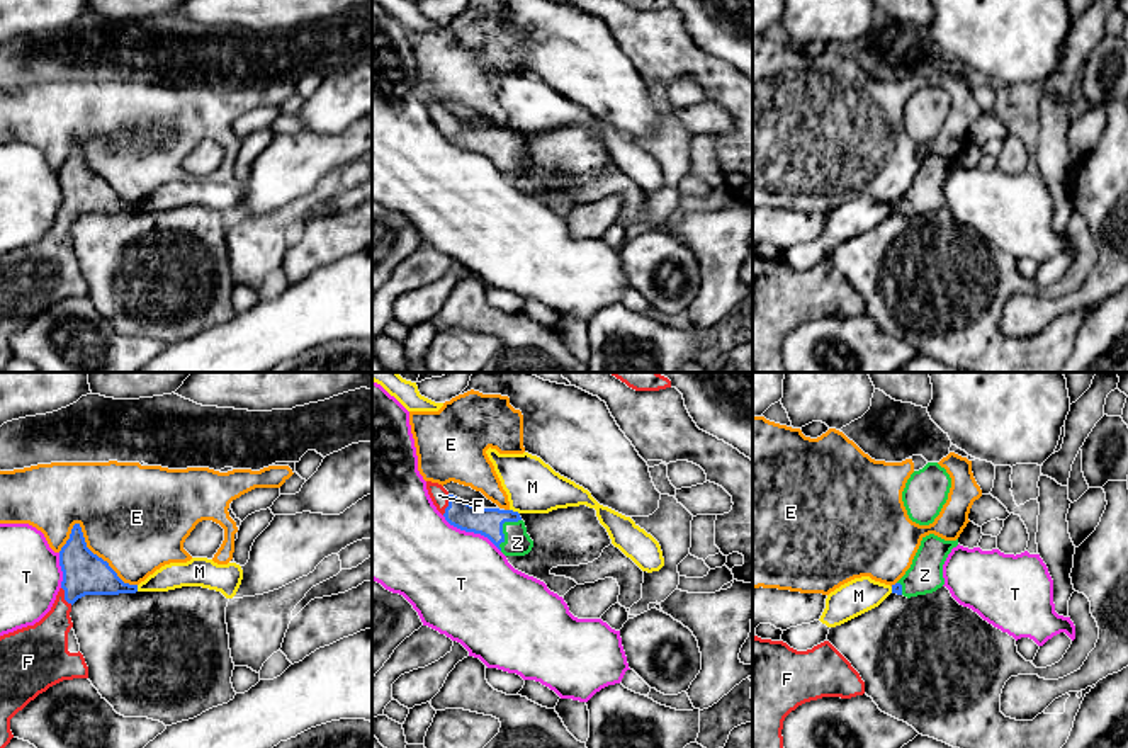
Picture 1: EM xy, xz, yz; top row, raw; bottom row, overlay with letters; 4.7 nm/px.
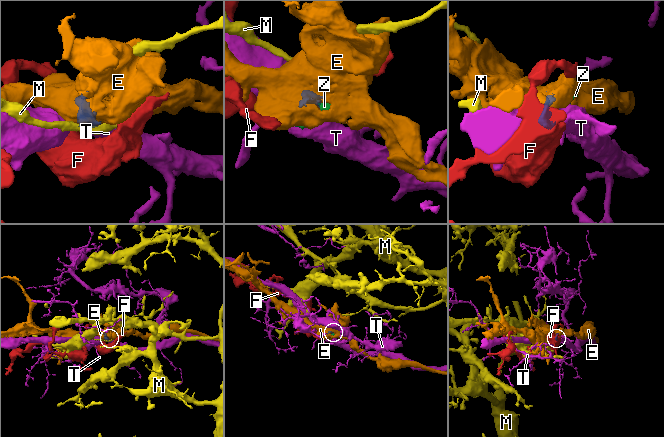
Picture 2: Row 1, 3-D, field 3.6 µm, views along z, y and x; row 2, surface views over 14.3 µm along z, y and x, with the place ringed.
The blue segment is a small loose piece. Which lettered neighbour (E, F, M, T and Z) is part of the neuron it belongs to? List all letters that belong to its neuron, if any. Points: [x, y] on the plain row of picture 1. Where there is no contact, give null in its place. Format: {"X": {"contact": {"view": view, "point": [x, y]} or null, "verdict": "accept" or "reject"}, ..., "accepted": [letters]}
{"E": {"contact": {"view": "xy", "point": [97, 175]}, "verdict": "reject"}, "F": {"contact": {"view": "xz", "point": [449, 124]}, "verdict": "accept"}, "M": {"contact": {"view": "xz", "point": [515, 131]}, "verdict": "reject"}, "T": {"contact": {"view": "xz", "point": [471, 150]}, "verdict": "reject"}, "Z": {"contact": {"view": "xz", "point": [501, 148]}, "verdict": "accept"}, "accepted": ["F", "Z"]}

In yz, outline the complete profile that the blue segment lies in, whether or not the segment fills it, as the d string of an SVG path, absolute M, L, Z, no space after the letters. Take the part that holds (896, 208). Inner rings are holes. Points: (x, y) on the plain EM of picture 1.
M934 153L922 156L921 165L905 194L892 204L892 212L907 218L933 212L945 204L943 184L956 160L945 160Z

